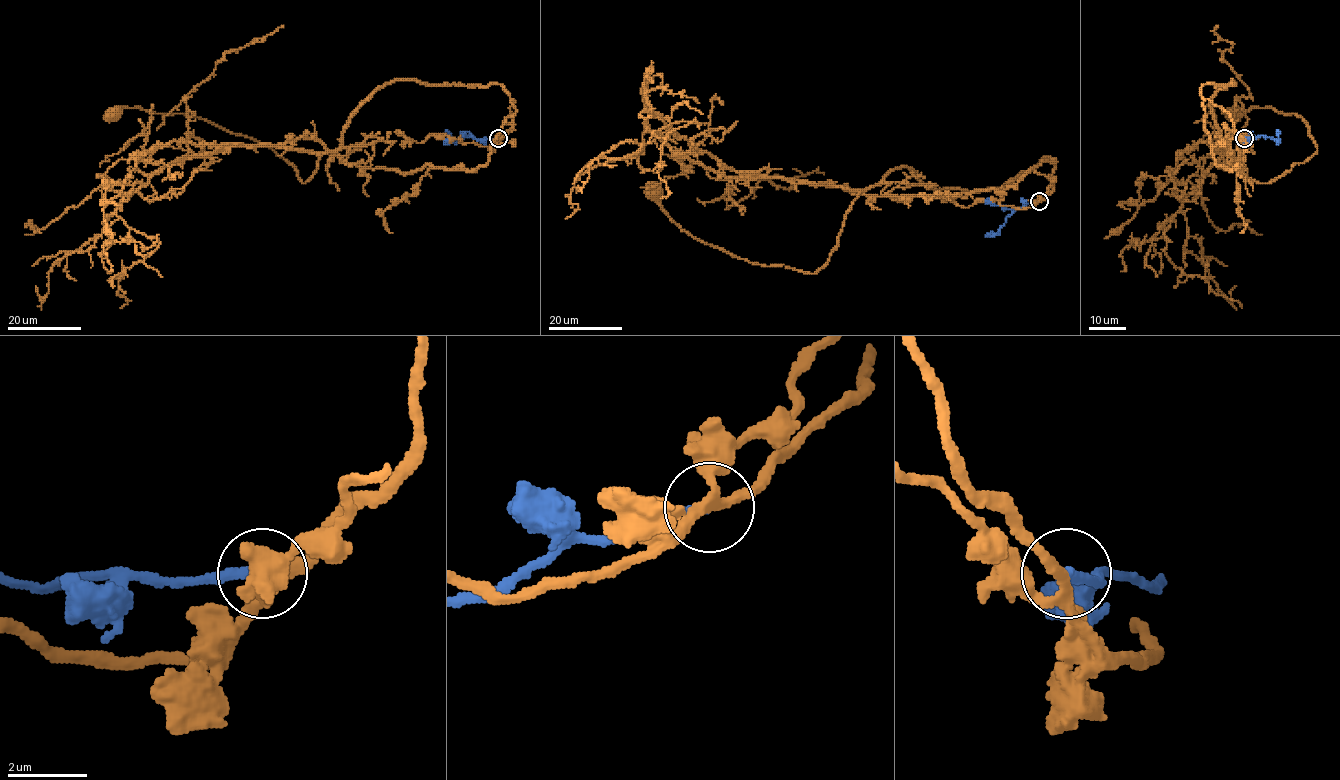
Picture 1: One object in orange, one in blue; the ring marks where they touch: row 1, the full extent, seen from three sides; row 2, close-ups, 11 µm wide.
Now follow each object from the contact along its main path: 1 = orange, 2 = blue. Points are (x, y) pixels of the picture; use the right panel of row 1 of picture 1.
1: (1245, 138), (1204, 84), (1233, 80), (1211, 114), (1247, 177), (1271, 181), (1316, 150), (1294, 114), (1232, 112)
2: (1245, 138), (1260, 136), (1278, 140), (1278, 129)

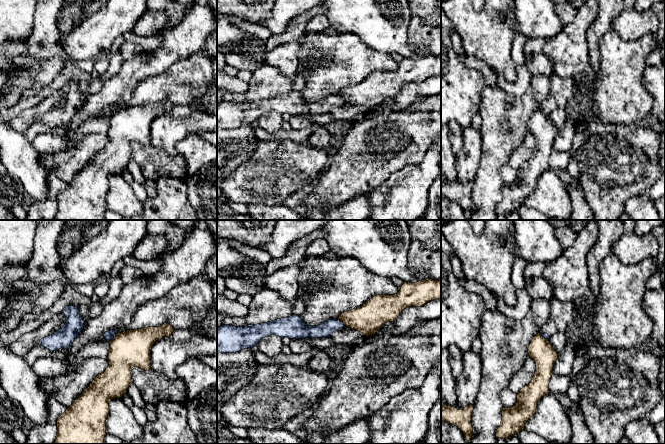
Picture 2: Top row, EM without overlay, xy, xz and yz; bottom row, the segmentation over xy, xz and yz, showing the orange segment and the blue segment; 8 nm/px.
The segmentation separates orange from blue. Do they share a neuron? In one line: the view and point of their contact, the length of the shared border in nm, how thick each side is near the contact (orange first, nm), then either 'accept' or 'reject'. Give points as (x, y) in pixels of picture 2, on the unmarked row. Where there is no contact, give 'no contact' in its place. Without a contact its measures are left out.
contact xz (341, 97); length 90 nm; calibres 240 and 110 nm; reject

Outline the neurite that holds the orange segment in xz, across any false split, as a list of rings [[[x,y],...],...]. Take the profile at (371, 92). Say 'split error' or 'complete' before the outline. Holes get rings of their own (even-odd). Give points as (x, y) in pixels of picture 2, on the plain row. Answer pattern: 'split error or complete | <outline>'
complete | [[[429,54],[417,59],[404,58],[397,70],[376,71],[337,95],[369,113],[375,111],[385,99],[393,98],[406,83],[421,83],[436,75],[441,75],[441,57]]]

